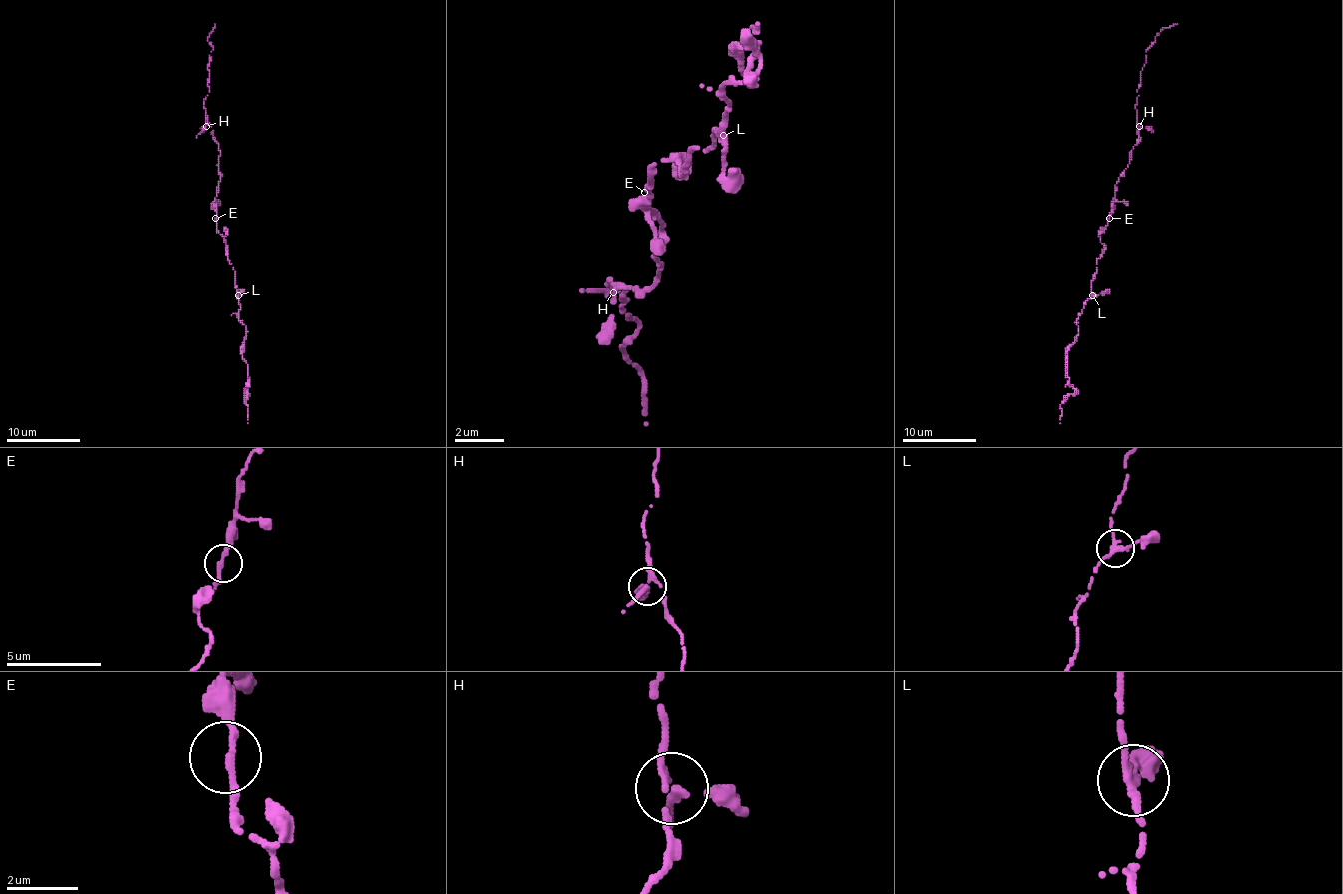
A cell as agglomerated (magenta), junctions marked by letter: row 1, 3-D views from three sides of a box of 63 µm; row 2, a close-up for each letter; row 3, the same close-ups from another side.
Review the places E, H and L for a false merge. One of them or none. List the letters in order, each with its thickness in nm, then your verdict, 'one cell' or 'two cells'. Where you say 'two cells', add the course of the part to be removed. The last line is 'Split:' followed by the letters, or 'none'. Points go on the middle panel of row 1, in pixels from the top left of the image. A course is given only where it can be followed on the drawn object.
E: 240 nm thick; one cell
H: 200 nm thick; one cell
L: 220 nm thick; one cell
Split: none

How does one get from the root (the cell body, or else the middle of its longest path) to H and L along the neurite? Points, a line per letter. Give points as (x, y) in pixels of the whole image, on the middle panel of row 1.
H: (650, 186), (644, 205), (663, 224), (657, 236), (663, 267), (644, 292), (638, 286), (613, 292)
L: (650, 186), (650, 168), (657, 161), (675, 161), (681, 174), (694, 149), (712, 149), (712, 130), (725, 137)

